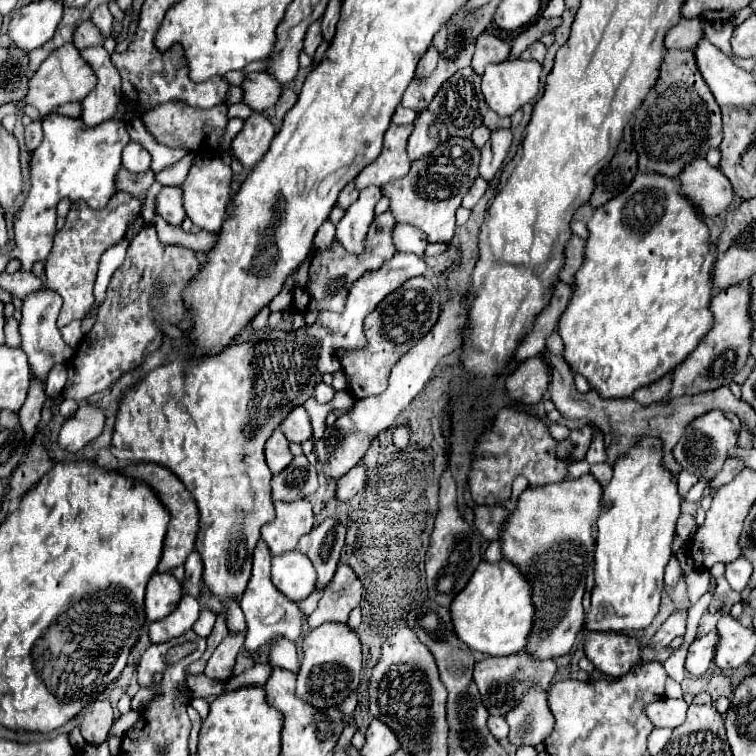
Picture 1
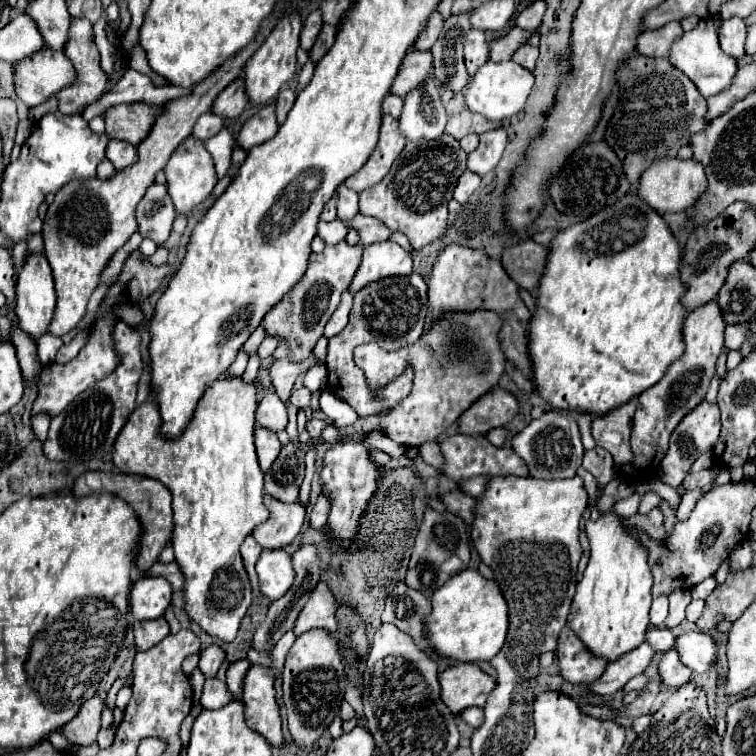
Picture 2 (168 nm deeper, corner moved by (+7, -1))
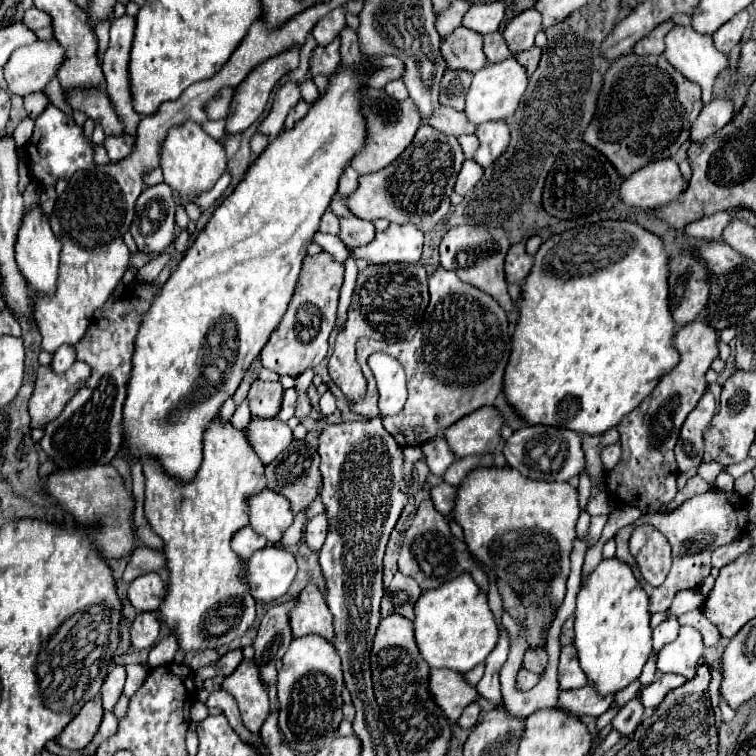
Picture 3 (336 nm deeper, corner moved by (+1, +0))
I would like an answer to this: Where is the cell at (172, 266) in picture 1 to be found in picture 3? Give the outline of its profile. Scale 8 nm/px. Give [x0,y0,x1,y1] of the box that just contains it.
[28,362,90,428]

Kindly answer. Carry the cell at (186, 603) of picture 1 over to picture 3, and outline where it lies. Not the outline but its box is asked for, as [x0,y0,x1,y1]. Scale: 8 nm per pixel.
[130,612,160,650]

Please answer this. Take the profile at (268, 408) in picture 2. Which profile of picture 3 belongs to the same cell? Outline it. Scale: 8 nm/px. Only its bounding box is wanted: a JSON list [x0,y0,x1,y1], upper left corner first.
[248,380,284,418]

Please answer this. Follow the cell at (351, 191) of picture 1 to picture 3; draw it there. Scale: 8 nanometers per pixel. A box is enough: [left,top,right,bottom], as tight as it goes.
[318,212,338,234]

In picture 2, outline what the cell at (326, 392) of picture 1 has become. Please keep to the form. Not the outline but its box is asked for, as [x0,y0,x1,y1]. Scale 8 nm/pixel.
[290,387,312,409]

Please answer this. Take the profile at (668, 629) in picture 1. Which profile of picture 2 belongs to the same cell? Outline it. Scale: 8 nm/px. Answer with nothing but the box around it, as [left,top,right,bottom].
[590,641,656,695]

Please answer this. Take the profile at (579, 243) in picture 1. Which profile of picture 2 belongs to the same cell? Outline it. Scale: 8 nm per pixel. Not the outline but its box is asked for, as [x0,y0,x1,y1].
[502,239,550,293]

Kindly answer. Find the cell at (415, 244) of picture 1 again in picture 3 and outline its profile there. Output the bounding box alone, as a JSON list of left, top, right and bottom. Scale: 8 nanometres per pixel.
[330,196,374,248]

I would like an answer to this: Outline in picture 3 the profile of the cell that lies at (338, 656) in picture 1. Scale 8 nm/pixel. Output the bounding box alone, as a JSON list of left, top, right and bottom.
[278,636,342,754]

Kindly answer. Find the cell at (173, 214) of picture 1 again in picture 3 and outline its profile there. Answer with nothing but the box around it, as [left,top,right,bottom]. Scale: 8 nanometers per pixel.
[132,184,176,254]

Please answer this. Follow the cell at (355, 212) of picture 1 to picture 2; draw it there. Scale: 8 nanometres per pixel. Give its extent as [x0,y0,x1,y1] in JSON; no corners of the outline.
[338,185,358,223]

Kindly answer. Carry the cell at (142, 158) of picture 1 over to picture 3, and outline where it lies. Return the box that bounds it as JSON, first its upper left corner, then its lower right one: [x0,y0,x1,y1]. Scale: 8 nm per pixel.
[104,134,134,162]

